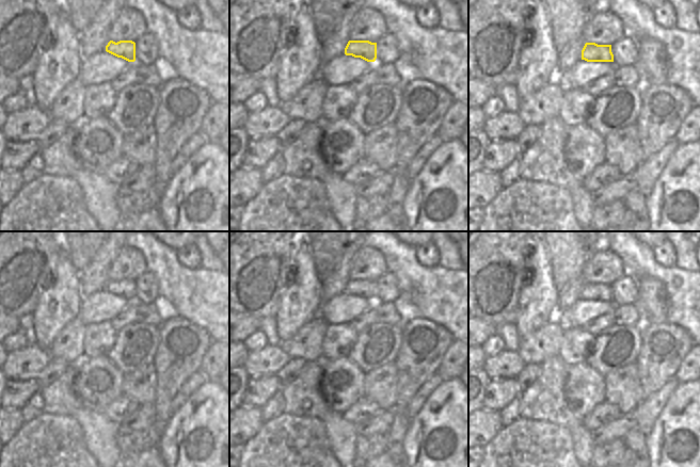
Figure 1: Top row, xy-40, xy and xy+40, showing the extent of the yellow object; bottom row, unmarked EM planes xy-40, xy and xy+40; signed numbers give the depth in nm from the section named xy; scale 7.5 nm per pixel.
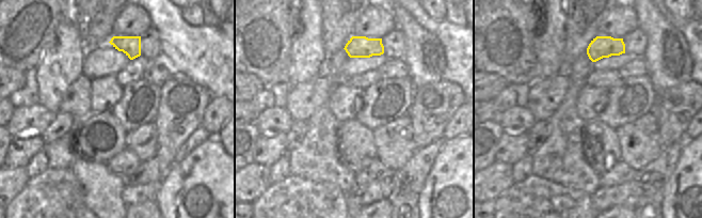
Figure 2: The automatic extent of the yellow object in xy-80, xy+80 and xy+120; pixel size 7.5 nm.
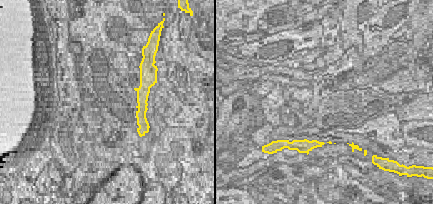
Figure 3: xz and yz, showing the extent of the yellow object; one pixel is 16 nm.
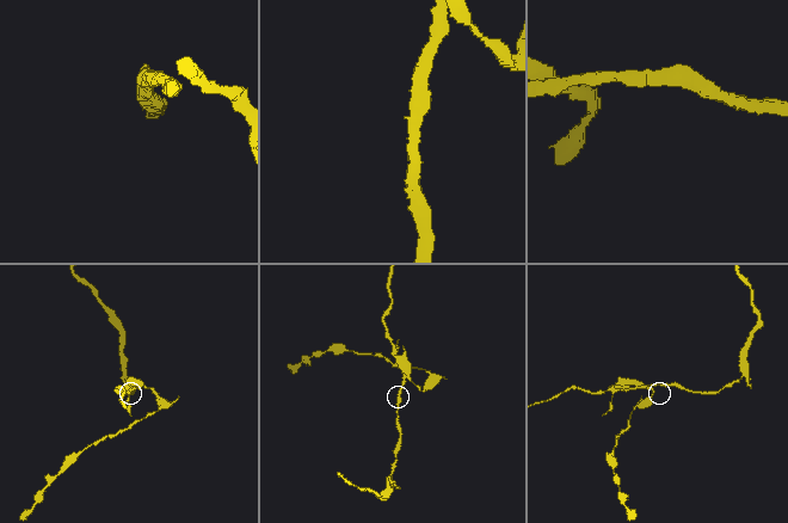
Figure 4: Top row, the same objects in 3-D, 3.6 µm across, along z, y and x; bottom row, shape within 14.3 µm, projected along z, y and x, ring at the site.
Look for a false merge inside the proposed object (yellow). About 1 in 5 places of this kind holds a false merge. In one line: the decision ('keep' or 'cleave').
keep

